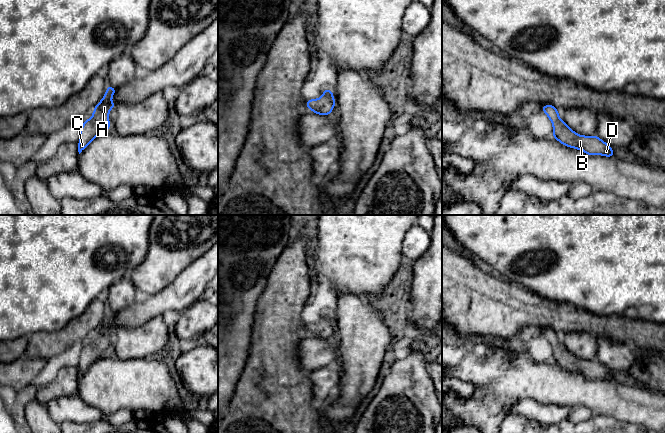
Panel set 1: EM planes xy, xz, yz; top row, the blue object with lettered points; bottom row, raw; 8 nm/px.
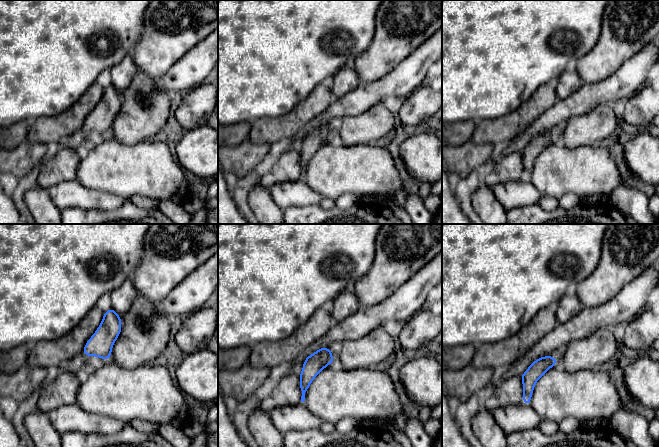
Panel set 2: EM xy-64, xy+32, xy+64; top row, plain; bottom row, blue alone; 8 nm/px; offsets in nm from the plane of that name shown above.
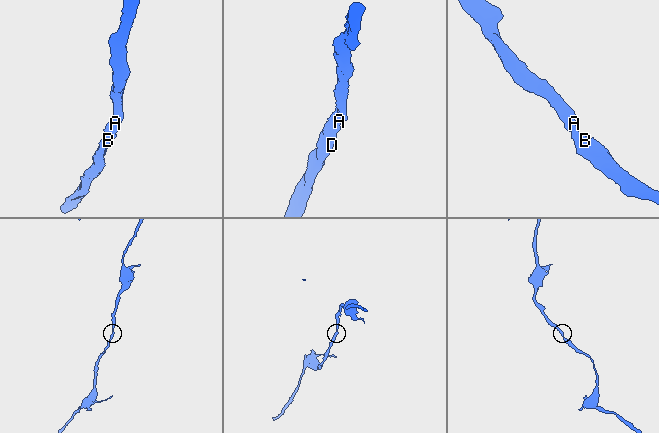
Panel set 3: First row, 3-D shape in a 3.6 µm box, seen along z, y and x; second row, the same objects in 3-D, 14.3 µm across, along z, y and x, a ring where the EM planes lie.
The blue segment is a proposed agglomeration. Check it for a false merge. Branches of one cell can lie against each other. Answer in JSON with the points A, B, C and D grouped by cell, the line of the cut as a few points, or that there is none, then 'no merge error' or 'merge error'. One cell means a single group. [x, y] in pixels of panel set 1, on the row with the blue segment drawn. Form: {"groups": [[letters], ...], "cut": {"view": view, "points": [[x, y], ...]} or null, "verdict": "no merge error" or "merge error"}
{"groups": [["A", "B", "C", "D"]], "cut": null, "verdict": "no merge error"}

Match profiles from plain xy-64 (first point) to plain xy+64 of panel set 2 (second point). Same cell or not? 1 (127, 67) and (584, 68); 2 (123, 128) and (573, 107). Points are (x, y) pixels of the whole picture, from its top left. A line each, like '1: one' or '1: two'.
1: two
2: two

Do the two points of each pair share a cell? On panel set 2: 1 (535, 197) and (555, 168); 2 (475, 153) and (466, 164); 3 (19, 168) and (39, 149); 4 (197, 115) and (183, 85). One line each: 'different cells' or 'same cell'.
1: different cells
2: same cell
3: same cell
4: different cells

